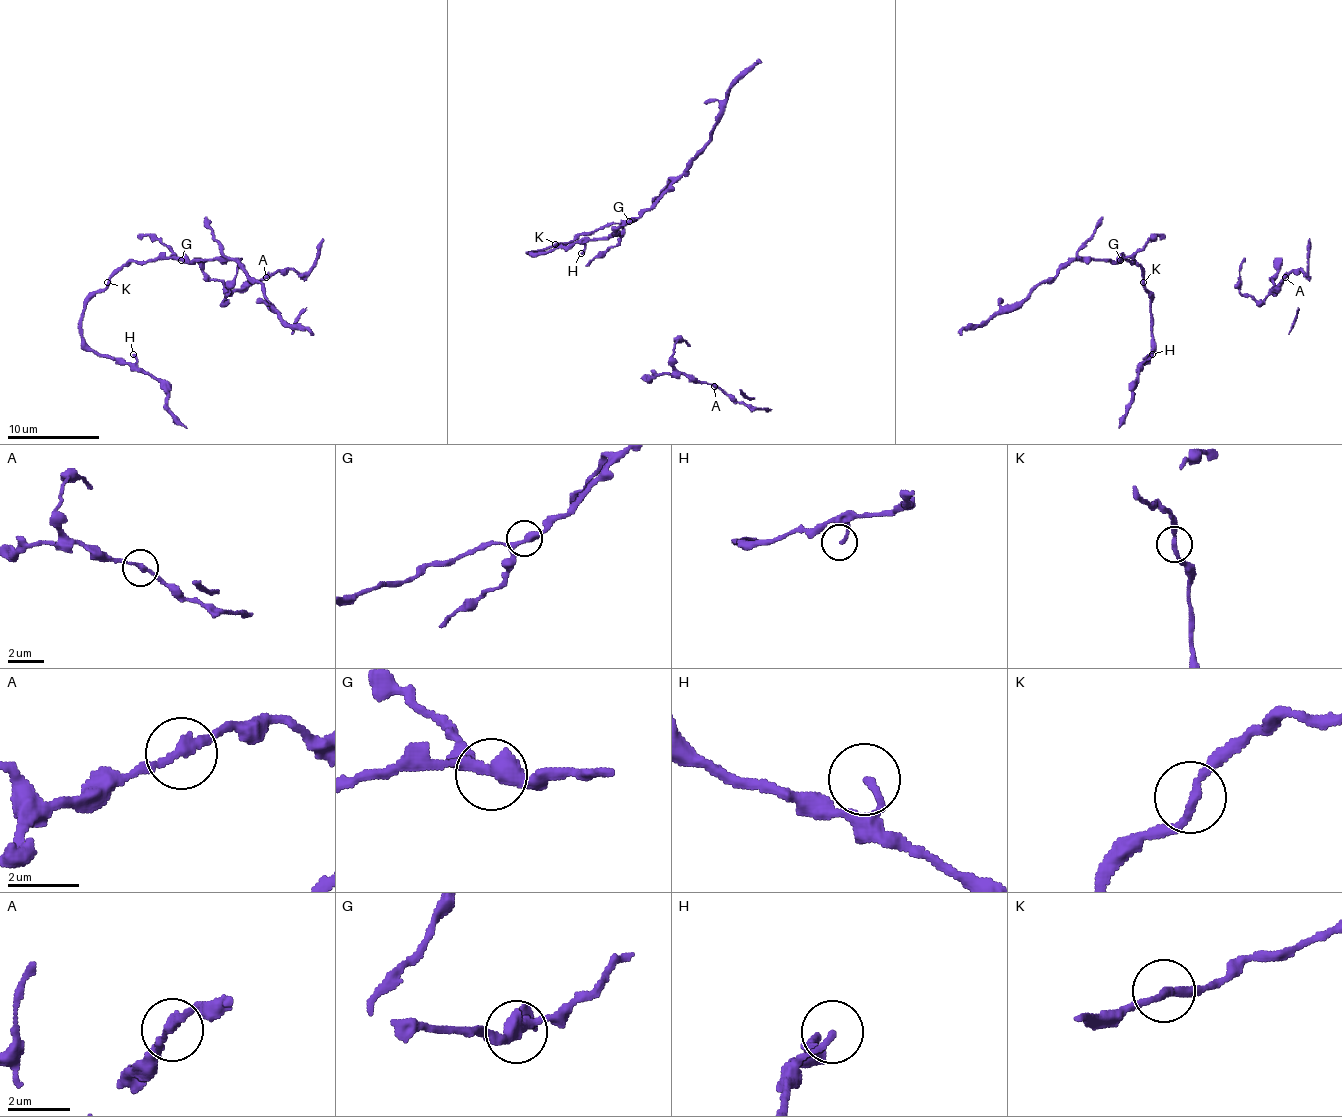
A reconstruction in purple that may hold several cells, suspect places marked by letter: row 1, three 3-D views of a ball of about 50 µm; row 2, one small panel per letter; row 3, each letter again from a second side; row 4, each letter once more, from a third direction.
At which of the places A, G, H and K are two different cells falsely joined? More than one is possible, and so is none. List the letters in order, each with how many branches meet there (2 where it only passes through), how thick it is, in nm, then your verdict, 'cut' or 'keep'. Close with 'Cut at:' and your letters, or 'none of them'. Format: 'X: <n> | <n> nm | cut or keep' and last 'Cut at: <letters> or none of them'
A: 2 | 240 nm | keep
G: 3 | 340 nm | keep
H: 1 | 200 nm | keep
K: 2 | 240 nm | keep
Cut at: none of them

